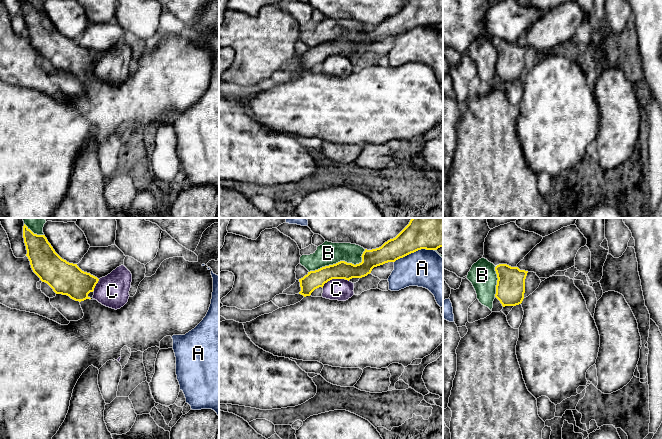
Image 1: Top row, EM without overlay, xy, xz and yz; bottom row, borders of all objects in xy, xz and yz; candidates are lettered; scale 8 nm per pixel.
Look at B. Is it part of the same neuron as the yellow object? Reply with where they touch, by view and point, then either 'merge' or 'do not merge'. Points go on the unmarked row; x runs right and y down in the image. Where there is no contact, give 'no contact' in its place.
xz (341, 37) | merge

